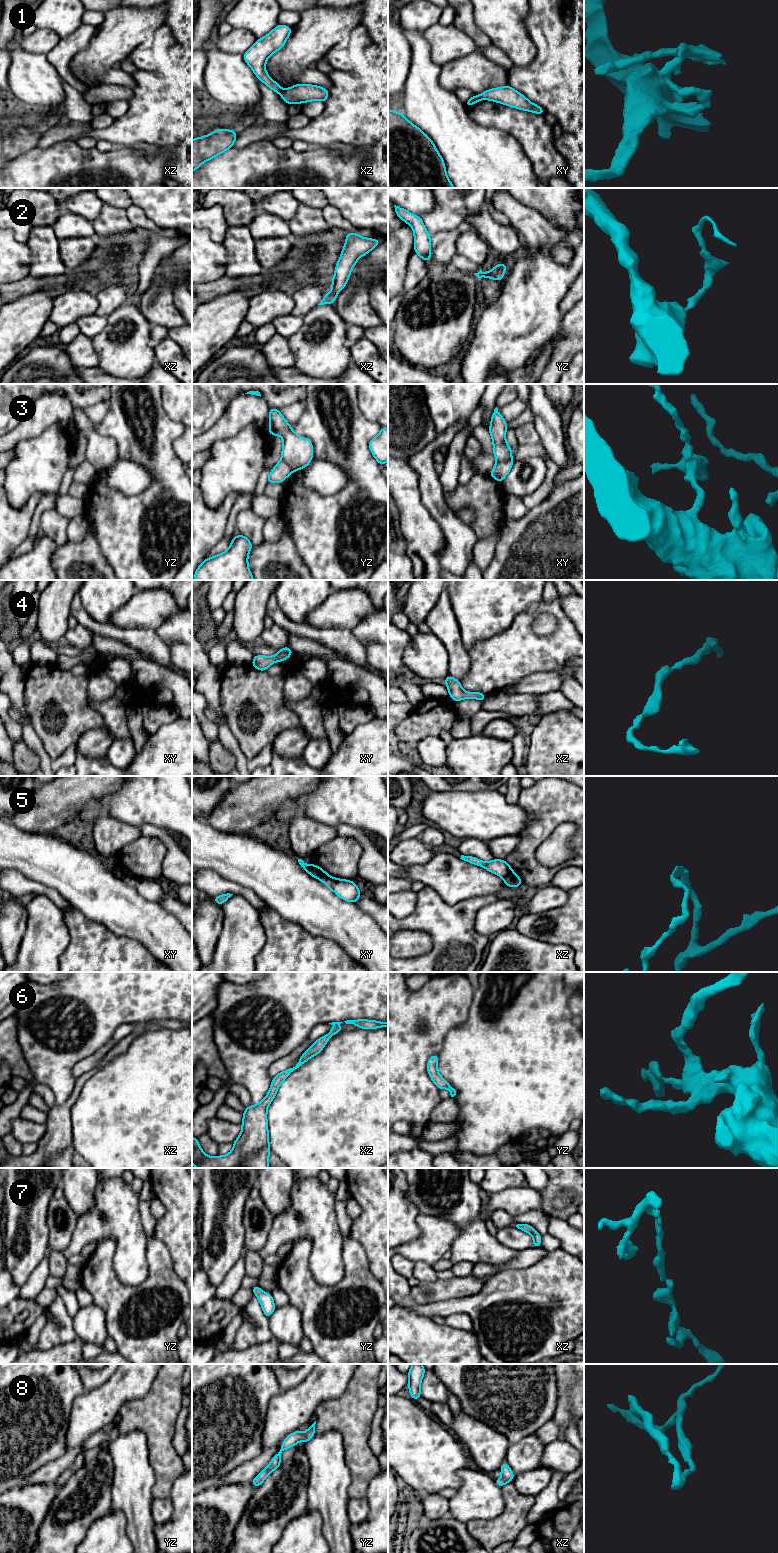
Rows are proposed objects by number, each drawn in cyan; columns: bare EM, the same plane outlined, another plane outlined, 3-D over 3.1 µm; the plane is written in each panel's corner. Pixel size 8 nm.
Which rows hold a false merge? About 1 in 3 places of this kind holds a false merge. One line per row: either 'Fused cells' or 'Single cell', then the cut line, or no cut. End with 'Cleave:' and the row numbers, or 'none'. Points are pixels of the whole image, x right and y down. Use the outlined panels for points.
1: Fused cells. Split along xz (283, 90), (280, 94)
2: Single cell. No split
3: Fused cells. Split along xy (512, 460), (497, 462)
4: Single cell. No split
5: Fused cells. Split along xy (311, 865), (308, 872)
6: Single cell. No split
7: Single cell. No split
8: Single cell. No split
Cleave: 1, 3, 5

